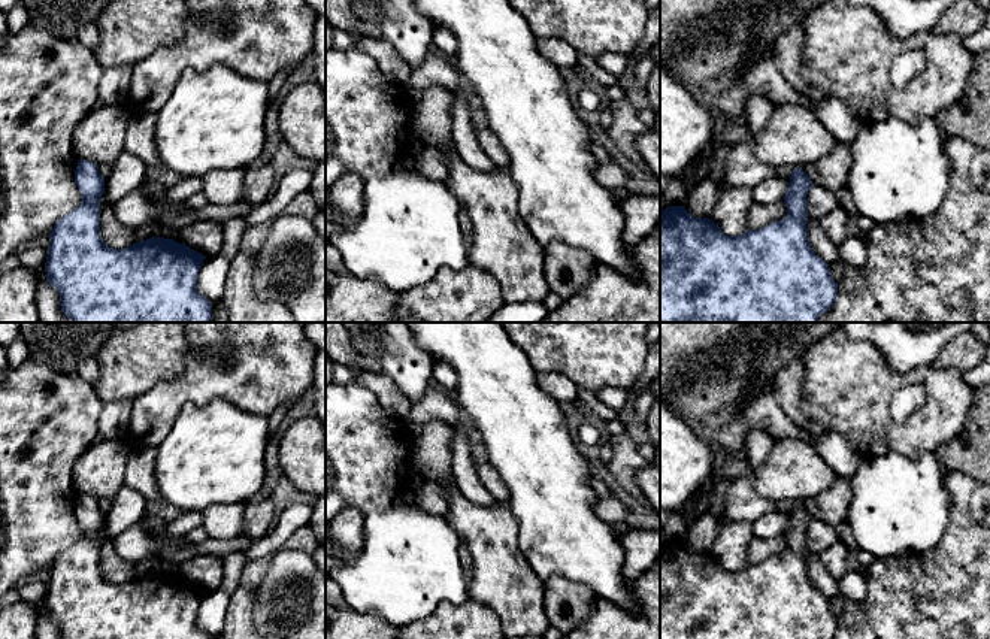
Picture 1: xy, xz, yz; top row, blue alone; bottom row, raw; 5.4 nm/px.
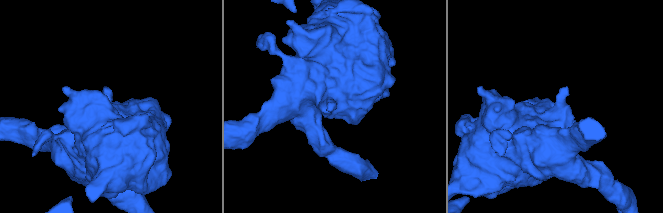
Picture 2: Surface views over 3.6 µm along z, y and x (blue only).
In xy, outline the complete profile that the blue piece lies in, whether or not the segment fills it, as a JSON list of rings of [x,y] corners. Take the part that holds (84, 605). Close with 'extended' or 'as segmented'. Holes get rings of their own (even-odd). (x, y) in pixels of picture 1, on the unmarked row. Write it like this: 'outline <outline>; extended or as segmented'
outline [[[78,494],[75,517],[81,526],[81,539],[55,557],[46,591],[46,614],[58,629],[61,639],[212,639],[197,626],[197,612],[206,593],[184,576],[151,572],[122,584],[109,582],[100,570],[100,532],[105,512],[93,496]]]; as segmented

